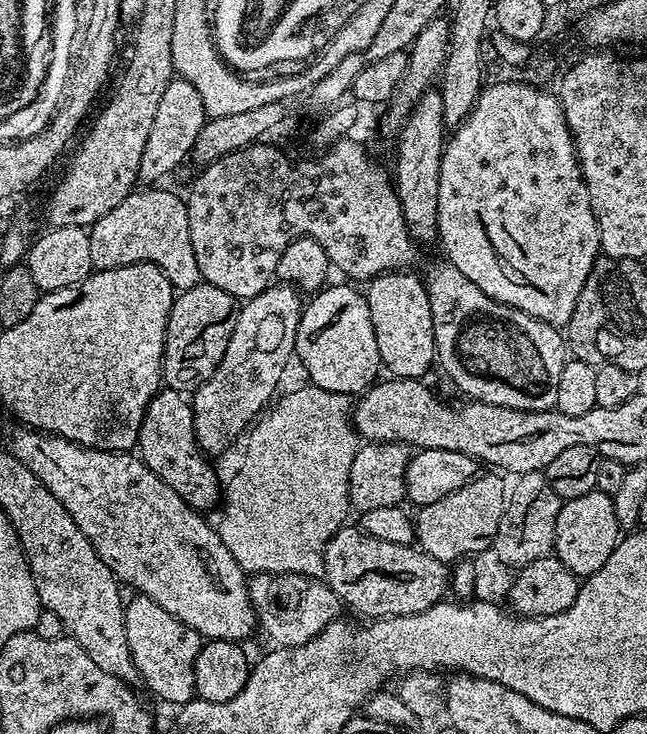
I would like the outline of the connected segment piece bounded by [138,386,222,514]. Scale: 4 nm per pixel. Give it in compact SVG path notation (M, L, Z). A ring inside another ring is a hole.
M167 386L161 387L144 411L140 423L138 455L151 472L158 474L158 478L162 478L162 482L166 482L166 486L170 486L170 490L178 494L178 498L204 514L207 513L207 508L215 509L221 503L222 480L220 484L211 462L208 461L211 459L200 450L194 430L195 417L189 397L185 393L176 392Z

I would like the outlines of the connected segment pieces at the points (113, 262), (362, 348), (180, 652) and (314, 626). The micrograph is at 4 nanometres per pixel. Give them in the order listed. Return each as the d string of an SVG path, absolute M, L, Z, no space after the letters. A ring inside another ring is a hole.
M144 186L134 190L110 214L102 214L98 222L88 229L90 238L90 262L93 269L117 268L131 264L153 264L166 274L173 289L183 290L201 283L198 258L190 242L190 218L188 205L172 192L160 188L164 186Z
M329 283L309 299L309 304L307 301L303 305L294 356L315 387L352 398L377 383L382 365L367 295L351 283L343 283Z
M133 595L132 601L124 604L126 646L130 646L130 658L138 666L138 674L144 679L143 687L149 688L160 700L183 706L196 696L194 686L194 662L200 653L202 637L186 626L174 614L162 610L158 602L148 596Z
M258 572L249 575L246 581L259 631L264 631L273 640L271 643L281 648L310 642L310 638L341 615L340 597L334 595L323 579L299 576L296 572Z

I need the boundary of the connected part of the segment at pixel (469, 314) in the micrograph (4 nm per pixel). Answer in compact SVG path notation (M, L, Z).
M447 262L434 265L429 270L428 276L426 275L426 283L428 286L428 297L430 298L430 314L434 318L436 359L439 367L444 367L445 374L465 392L465 397L468 400L481 400L487 404L506 406L514 410L522 410L523 412L546 412L555 409L556 399L558 398L558 378L562 374L562 366L566 359L566 336L557 325L542 322L514 306L506 306L502 302L490 298L490 294L482 294L482 290L478 290L478 286L474 286L474 282L470 282L470 278L466 278L466 274L462 274L462 270L458 270L453 264Z

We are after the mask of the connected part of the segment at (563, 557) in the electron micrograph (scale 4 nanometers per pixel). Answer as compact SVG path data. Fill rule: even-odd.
M593 490L561 503L554 555L578 578L587 578L602 570L602 566L606 566L606 558L614 554L621 539L622 529L614 514L611 495Z

